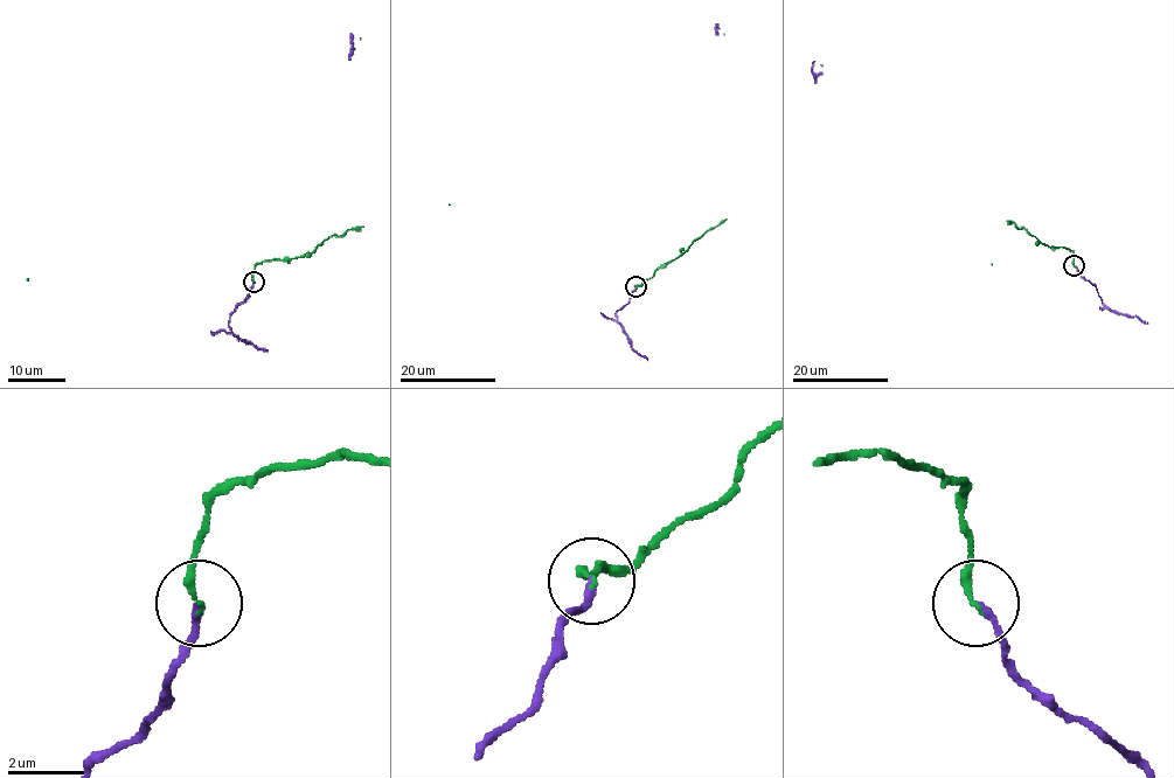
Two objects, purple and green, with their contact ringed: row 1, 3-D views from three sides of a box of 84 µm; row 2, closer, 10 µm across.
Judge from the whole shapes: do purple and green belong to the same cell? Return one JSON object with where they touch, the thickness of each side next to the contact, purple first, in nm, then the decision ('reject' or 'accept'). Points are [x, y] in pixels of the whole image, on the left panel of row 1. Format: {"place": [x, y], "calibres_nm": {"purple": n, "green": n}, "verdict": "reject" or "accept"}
{"place": [254, 282], "calibres_nm": {"purple": 180, "green": 180}, "verdict": "accept"}

